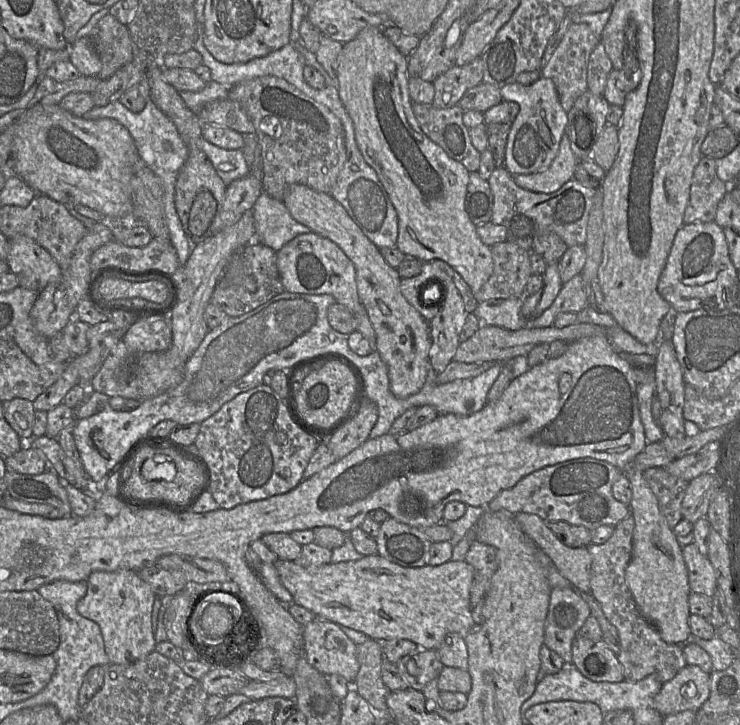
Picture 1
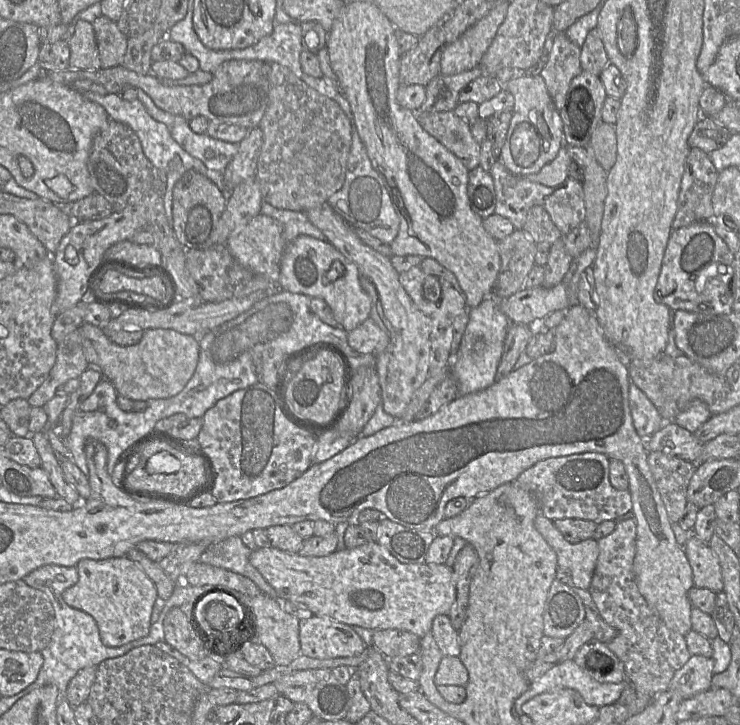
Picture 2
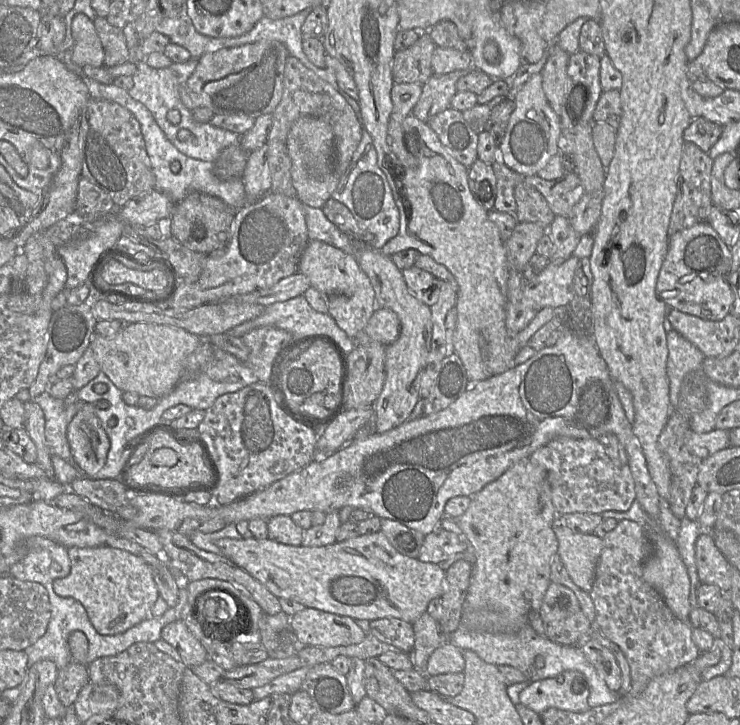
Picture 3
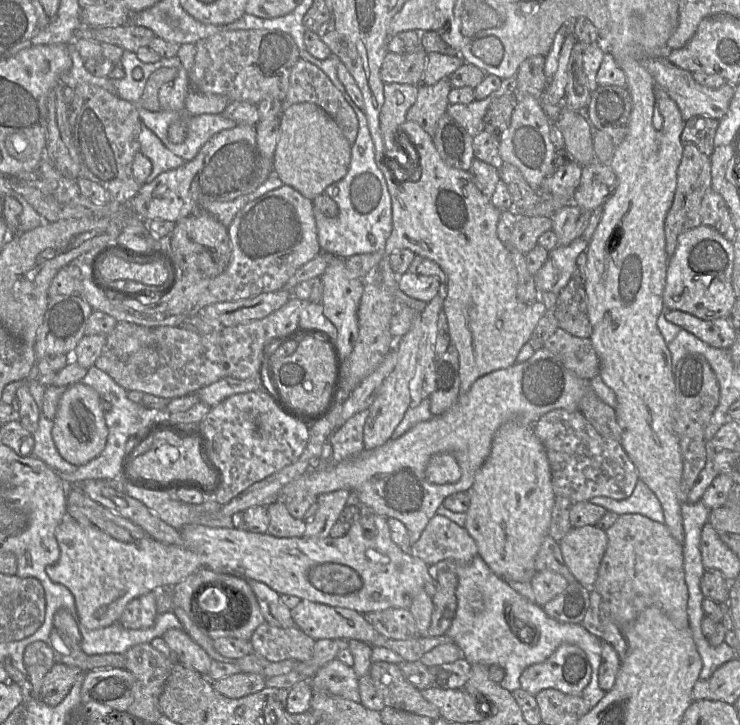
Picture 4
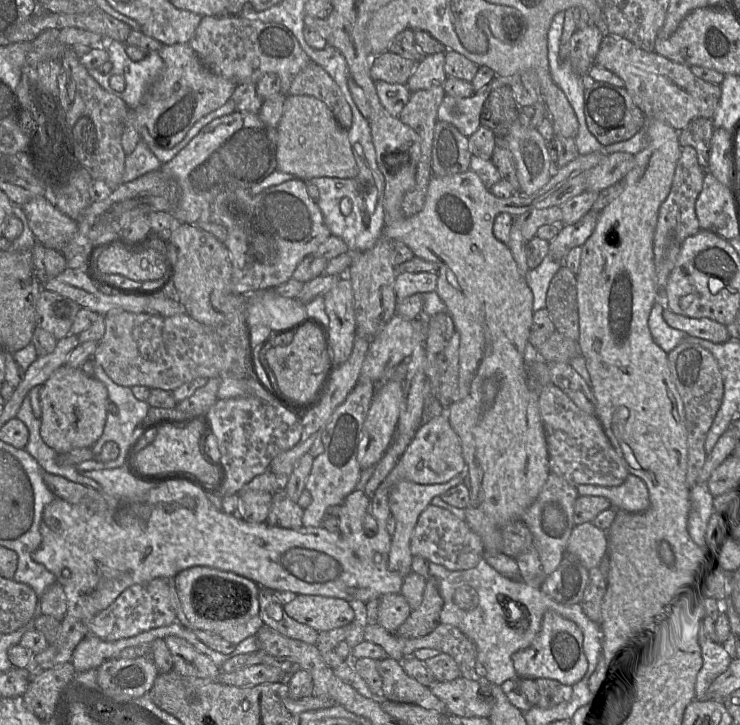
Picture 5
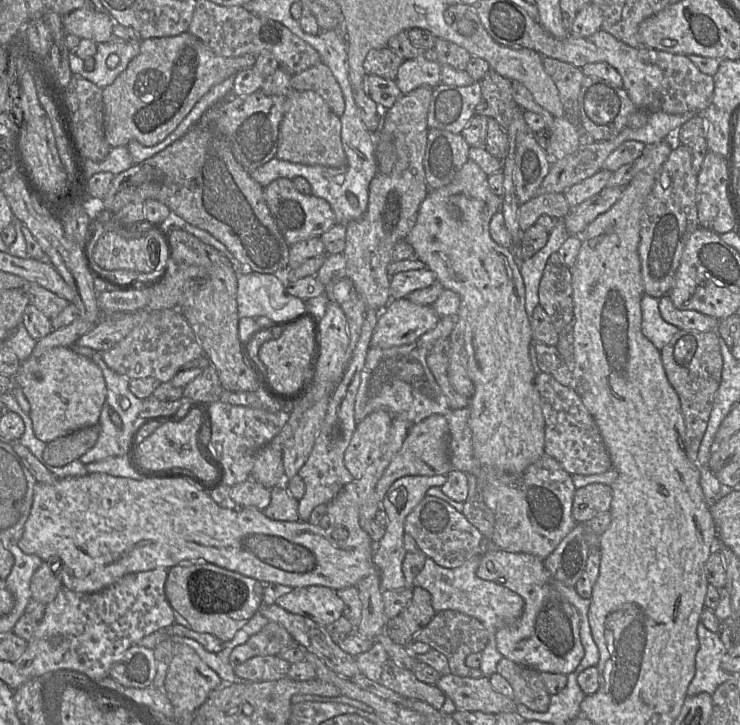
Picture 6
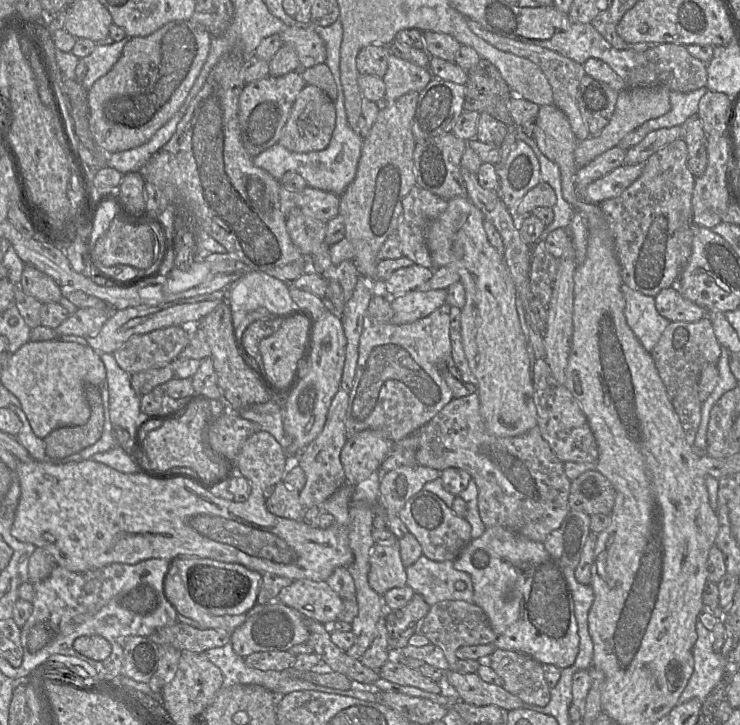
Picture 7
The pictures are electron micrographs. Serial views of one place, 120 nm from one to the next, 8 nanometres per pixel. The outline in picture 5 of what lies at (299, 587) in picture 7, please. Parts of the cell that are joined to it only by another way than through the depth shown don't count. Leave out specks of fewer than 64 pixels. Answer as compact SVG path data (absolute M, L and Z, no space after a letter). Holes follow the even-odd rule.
M297 595L283 608L289 617L317 632L345 627L355 616L346 600L319 595Z

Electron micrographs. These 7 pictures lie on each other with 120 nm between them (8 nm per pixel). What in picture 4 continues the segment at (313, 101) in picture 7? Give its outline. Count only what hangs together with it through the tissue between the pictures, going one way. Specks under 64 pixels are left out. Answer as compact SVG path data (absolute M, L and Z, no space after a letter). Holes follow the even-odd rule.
M303 102L293 104L282 110L280 115L279 138L273 157L274 173L300 192L313 200L325 192L325 189L341 180L348 171L352 145L342 131L319 106Z

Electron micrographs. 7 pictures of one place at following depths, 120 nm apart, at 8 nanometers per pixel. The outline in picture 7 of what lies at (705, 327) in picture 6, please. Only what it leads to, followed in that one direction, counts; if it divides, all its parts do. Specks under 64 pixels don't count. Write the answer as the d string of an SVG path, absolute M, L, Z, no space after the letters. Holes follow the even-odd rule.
M676 286L662 289L655 296L658 313L671 322L697 322L707 315L707 311L687 300Z

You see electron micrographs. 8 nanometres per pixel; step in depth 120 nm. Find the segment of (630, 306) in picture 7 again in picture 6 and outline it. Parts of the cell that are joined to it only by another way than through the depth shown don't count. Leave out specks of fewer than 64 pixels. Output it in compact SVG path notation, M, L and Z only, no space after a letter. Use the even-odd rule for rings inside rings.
M644 294L640 305L642 310L641 331L658 350L661 350L680 329L661 317L659 299Z

